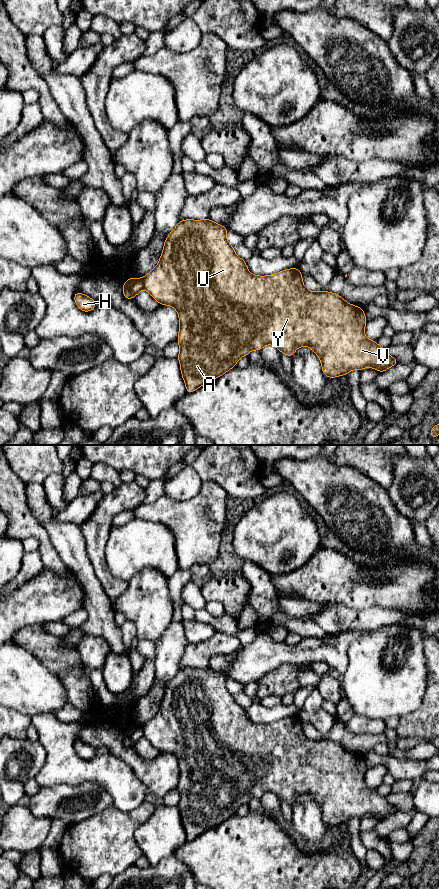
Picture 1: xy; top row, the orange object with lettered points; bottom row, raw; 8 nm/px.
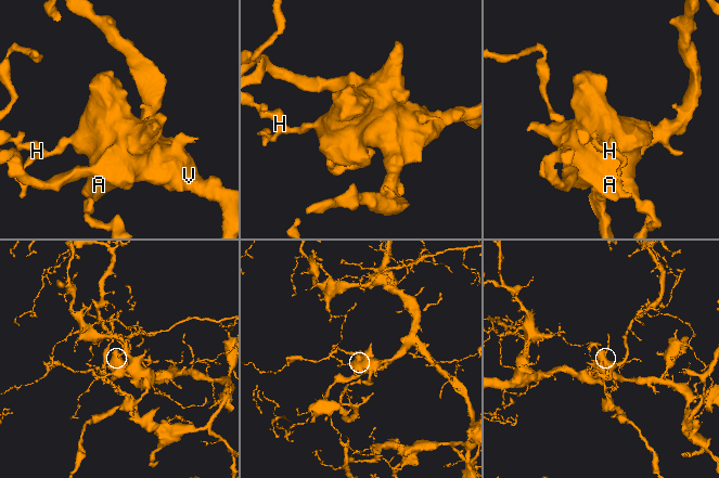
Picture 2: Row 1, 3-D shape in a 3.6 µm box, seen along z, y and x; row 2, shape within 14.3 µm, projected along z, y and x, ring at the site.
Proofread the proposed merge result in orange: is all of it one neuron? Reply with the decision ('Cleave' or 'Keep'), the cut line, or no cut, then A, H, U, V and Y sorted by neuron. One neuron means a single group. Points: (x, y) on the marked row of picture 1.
Cleave. Split along xy (141, 279), (144, 287). Groups: A U V Y / H

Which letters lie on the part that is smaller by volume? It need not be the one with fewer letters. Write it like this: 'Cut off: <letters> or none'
Cut off: H

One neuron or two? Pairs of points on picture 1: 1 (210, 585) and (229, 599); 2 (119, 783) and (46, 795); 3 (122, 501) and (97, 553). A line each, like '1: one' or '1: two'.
1: one
2: two
3: one

